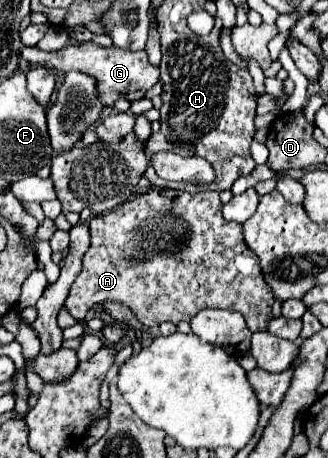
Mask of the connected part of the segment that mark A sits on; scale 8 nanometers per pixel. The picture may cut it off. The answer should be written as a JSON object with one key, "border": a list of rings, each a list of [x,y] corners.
{"border":[[[157,188],[125,202],[109,214],[93,216],[89,222],[91,246],[83,256],[83,270],[65,300],[67,312],[75,320],[85,320],[91,306],[117,302],[131,308],[141,324],[157,326],[161,322],[191,322],[191,318],[205,308],[225,308],[241,312],[251,332],[265,330],[271,320],[273,290],[265,286],[257,256],[245,246],[243,226],[223,220],[221,208],[223,204],[219,202],[217,192],[189,194],[185,190]]]}

